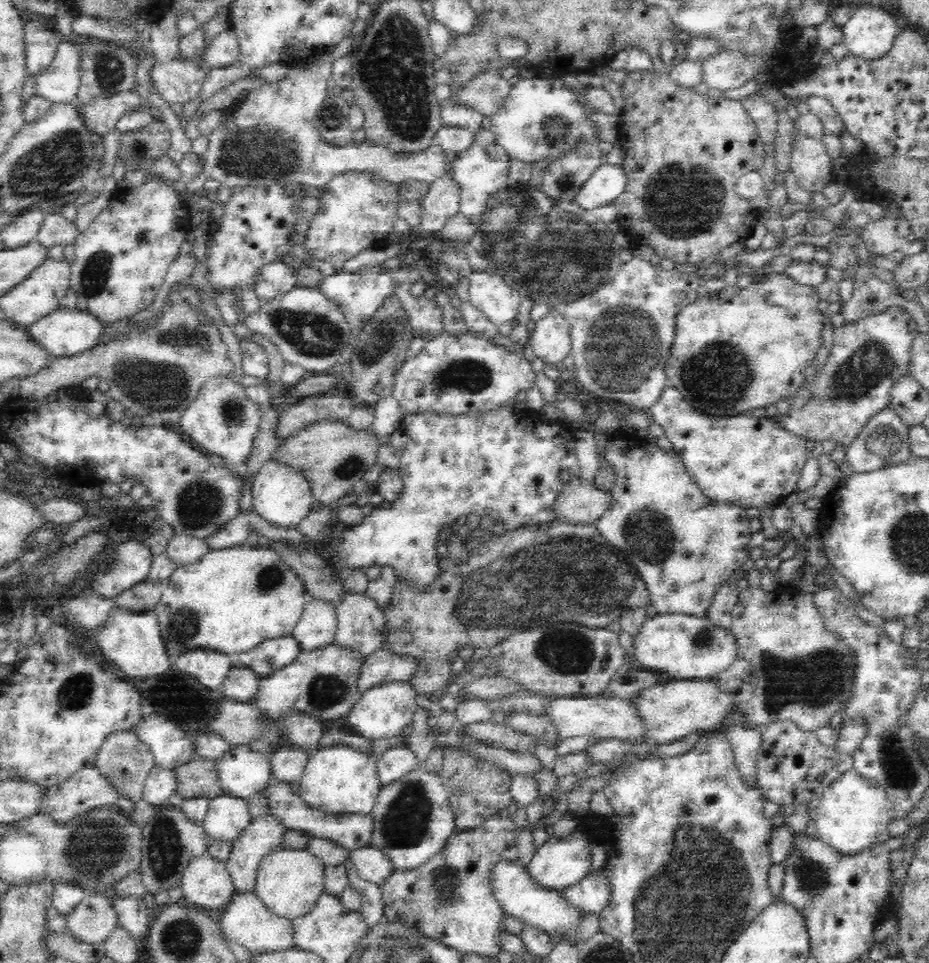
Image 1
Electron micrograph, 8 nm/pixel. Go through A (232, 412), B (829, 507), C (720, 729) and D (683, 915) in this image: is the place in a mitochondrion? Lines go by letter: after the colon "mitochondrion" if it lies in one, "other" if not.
A: mitochondrion
B: other
C: other
D: mitochondrion

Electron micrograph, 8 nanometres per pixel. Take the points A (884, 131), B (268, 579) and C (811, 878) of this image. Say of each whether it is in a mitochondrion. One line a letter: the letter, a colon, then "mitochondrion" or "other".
A: other
B: mitochondrion
C: mitochondrion

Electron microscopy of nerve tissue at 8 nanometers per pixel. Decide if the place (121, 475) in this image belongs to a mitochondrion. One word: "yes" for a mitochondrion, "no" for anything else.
no

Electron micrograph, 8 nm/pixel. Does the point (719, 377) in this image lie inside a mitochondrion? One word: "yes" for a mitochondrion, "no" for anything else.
yes

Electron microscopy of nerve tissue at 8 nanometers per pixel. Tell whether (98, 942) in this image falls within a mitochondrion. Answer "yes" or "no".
no

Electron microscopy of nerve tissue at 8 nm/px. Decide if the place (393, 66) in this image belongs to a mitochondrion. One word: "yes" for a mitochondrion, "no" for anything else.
yes

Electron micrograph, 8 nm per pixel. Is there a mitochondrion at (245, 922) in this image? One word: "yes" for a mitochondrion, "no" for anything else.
no

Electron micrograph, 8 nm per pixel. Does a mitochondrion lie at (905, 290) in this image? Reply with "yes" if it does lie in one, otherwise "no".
no

